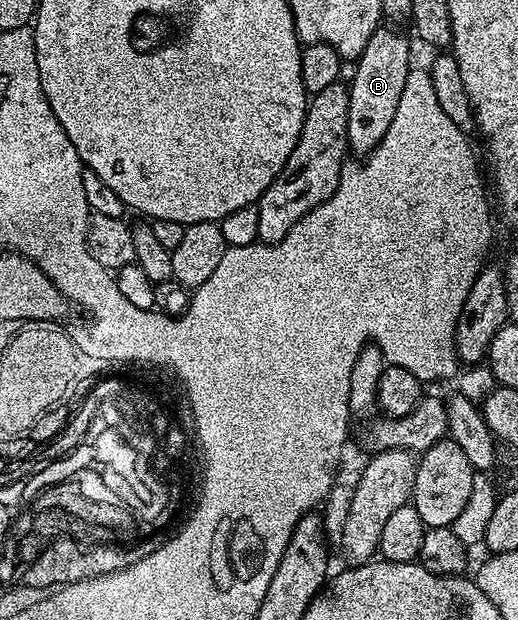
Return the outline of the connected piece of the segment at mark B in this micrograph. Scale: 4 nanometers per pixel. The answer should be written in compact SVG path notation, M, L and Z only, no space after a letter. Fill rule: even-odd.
M381 25L377 27L374 34L366 41L366 49L362 49L359 59L355 60L354 67L356 67L356 72L352 75L352 83L347 84L348 96L350 97L350 113L346 117L346 137L348 138L348 150L353 156L364 157L367 156L368 152L373 151L374 148L380 144L382 137L386 137L386 129L390 129L390 121L394 121L394 113L398 113L398 101L402 101L402 89L406 85L406 77L410 70L410 64L412 55L408 52L408 39L400 31L395 31L395 26L392 25Z

